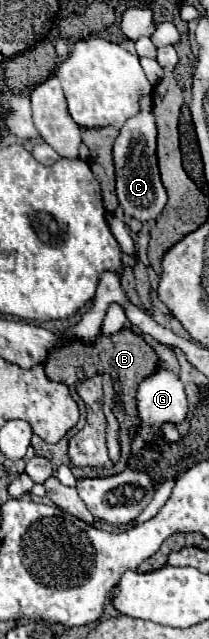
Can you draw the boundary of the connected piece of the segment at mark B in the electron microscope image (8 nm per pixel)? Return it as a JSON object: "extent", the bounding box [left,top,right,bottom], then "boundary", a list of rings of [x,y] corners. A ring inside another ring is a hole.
{"extent":[31,328,159,478],"boundary":[[[123,328],[119,330],[117,334],[111,334],[111,336],[105,336],[105,334],[99,334],[93,342],[83,342],[83,340],[77,340],[77,338],[63,338],[53,350],[51,350],[51,356],[47,360],[47,376],[51,380],[59,380],[59,382],[65,382],[67,386],[75,386],[77,382],[85,380],[85,378],[91,378],[95,374],[107,374],[111,376],[113,380],[113,388],[115,388],[115,406],[113,406],[113,414],[119,422],[119,446],[121,446],[121,458],[113,464],[113,468],[93,468],[93,466],[75,466],[71,464],[69,460],[69,454],[67,454],[67,440],[69,436],[65,436],[63,440],[59,440],[57,444],[47,444],[43,440],[39,440],[39,436],[33,436],[31,444],[35,448],[35,454],[37,456],[43,456],[47,458],[53,468],[57,470],[61,464],[67,464],[75,478],[95,478],[95,476],[113,476],[113,474],[119,474],[127,468],[127,458],[129,458],[129,452],[131,452],[131,436],[129,436],[129,428],[137,424],[137,412],[135,412],[135,392],[137,392],[137,386],[141,384],[141,380],[145,380],[147,376],[155,374],[159,370],[159,358],[155,354],[155,350],[145,342],[145,338],[141,334],[135,334],[133,330],[129,328]]]}

